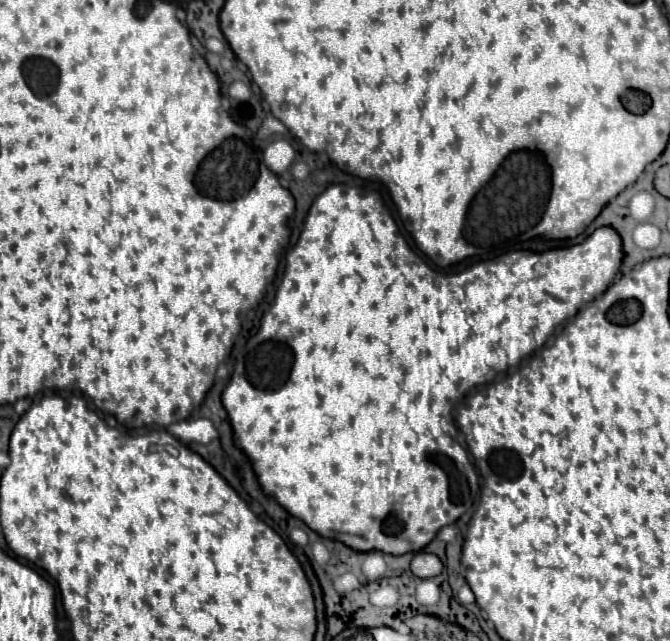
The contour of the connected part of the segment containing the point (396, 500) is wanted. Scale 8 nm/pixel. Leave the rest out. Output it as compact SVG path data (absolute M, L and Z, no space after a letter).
M332 185L312 203L300 239L286 255L286 271L276 291L276 301L262 317L260 331L246 345L244 369L236 369L222 391L222 405L228 411L234 441L250 459L262 491L276 499L292 517L304 521L320 537L340 541L354 551L382 551L388 555L418 553L444 525L456 523L472 507L480 491L478 475L470 457L458 443L458 431L452 421L454 403L470 389L494 381L496 375L504 373L508 367L516 367L522 359L530 357L532 351L540 349L562 321L574 317L584 303L592 301L610 285L618 273L620 261L622 243L618 233L610 227L600 227L584 243L570 249L552 249L544 253L514 251L494 261L476 263L458 273L438 273L408 247L378 193Z

